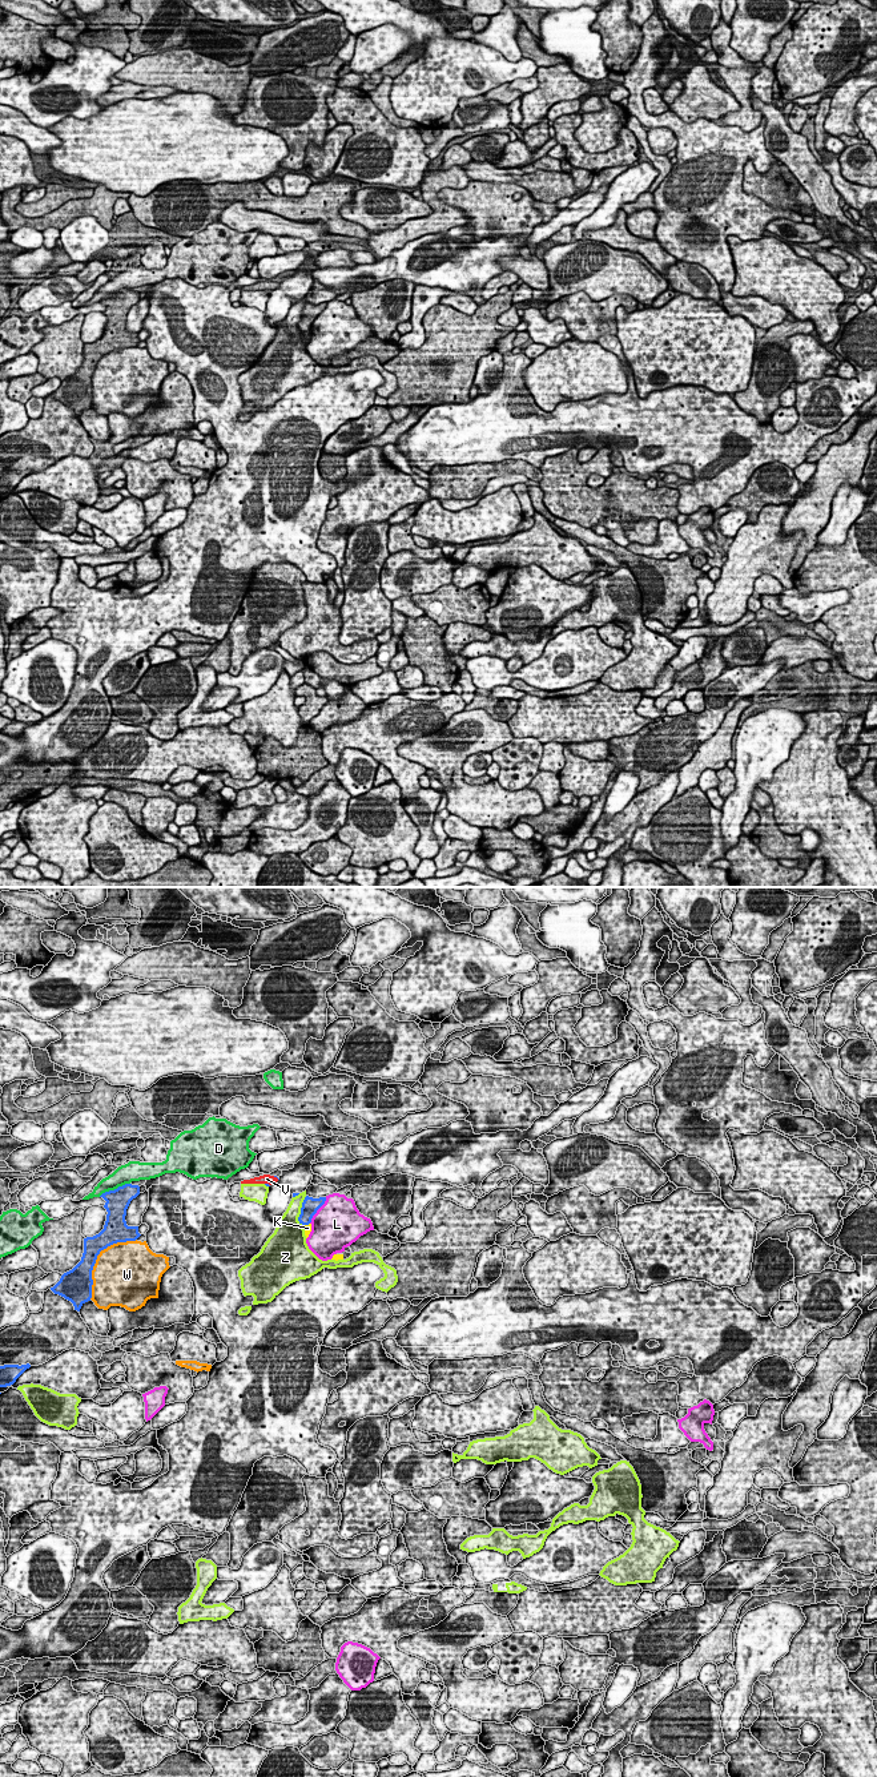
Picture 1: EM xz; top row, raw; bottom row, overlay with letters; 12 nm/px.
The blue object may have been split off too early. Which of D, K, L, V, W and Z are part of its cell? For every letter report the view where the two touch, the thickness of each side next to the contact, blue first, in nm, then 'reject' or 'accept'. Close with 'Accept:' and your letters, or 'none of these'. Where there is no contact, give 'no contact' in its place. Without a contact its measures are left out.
D: xz | 280/240 nm | reject
K: xz | 200/100 nm | reject
L: xz | 200/480 nm | reject
V: xz | 30/130 nm | accept
W: xz | 220/480 nm | reject
Z: xz | 200/280 nm | reject
Accept: V

